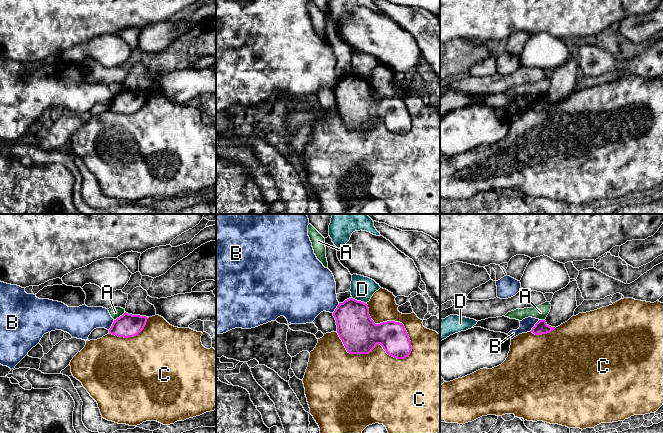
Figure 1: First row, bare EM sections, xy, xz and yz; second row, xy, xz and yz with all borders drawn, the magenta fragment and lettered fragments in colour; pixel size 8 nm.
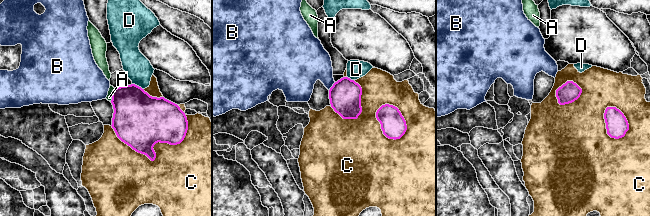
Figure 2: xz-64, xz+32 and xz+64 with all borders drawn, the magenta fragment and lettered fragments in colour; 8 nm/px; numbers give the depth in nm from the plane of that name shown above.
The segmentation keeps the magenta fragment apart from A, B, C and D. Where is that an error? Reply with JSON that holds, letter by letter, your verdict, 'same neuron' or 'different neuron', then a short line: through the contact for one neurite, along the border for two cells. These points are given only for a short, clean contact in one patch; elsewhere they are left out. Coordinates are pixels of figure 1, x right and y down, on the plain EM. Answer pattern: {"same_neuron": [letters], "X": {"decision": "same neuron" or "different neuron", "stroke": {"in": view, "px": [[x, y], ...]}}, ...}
{"same_neuron": [], "A": {"decision": "different neuron"}, "B": {"decision": "different neuron", "stroke": {"in": "yz", "px": [[539, 96], [529, 107]]}}, "C": {"decision": "different neuron"}, "D": {"decision": "different neuron", "stroke": {"in": "xz", "px": [[352, 73], [365, 79]]}}}

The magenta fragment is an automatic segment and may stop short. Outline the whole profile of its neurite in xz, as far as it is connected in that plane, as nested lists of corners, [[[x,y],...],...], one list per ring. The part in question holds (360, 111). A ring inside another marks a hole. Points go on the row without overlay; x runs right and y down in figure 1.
[[[349,74],[339,79],[333,92],[337,109],[350,130],[369,130],[377,120],[397,135],[405,135],[412,127],[404,101],[395,97],[375,100],[364,78]]]

